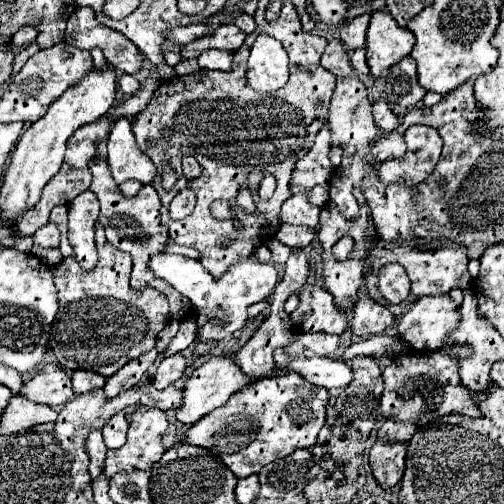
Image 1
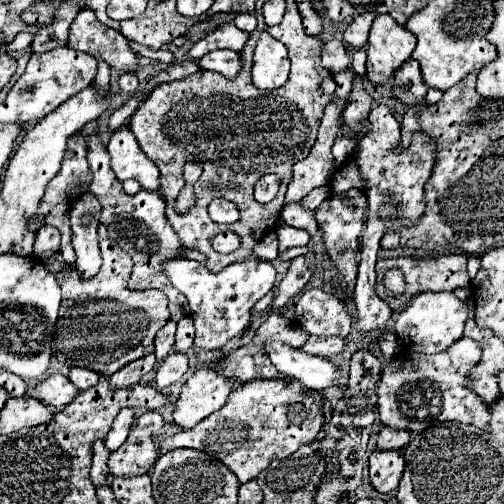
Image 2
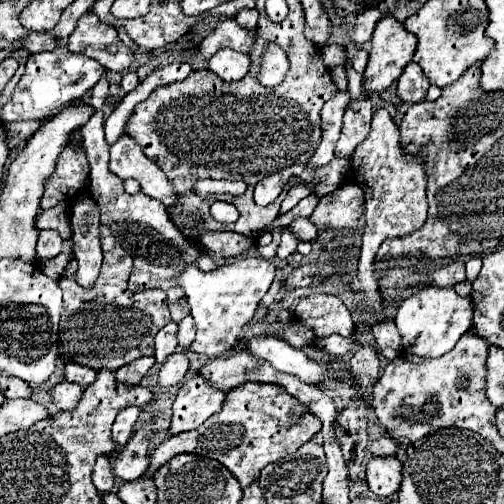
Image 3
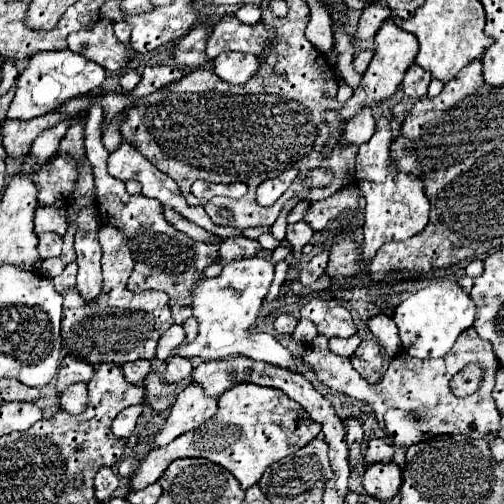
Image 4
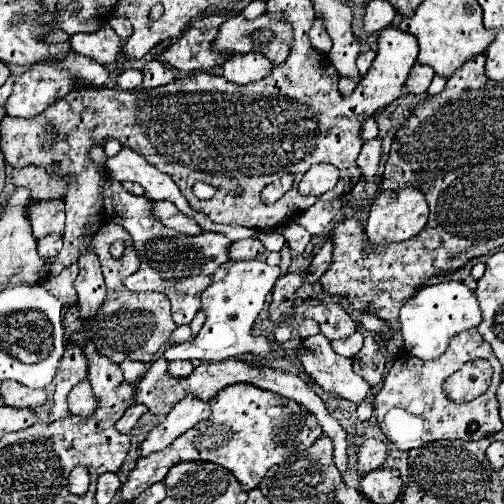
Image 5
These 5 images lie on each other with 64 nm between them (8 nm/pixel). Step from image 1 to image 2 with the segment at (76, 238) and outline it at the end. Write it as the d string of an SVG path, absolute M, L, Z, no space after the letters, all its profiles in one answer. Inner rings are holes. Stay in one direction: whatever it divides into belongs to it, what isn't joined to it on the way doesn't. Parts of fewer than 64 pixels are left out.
M84 192L70 206L72 246L76 250L76 268L80 276L90 278L100 270L102 258L98 250L96 228L100 224L100 202L94 194Z

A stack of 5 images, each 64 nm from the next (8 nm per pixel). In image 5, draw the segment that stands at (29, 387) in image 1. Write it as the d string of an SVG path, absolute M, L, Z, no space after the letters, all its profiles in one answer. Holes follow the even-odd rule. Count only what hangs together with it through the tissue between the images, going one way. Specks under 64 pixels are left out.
M88 380L76 384L68 394L68 408L72 414L90 416L96 410L96 398L92 396L92 388Z

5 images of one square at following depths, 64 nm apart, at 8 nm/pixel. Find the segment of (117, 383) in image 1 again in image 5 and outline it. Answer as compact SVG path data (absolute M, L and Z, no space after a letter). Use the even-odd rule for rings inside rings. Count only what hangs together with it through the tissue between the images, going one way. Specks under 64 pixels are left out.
M122 362L120 364L120 368L122 368L122 372L124 372L124 378L130 382L130 384L136 384L140 378L142 378L142 374L148 370L148 366L144 364L144 362Z

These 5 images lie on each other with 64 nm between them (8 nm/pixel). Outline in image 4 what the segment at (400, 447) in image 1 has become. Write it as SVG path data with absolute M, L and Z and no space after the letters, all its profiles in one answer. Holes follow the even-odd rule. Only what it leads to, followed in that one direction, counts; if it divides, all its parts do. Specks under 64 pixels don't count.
M376 462L368 464L364 474L364 490L378 498L378 500L390 500L398 494L402 484L400 478L400 466L394 462Z

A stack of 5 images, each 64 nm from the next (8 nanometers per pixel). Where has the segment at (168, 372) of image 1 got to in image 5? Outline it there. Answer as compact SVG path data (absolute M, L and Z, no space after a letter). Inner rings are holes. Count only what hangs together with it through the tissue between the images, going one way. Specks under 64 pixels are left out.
M174 360L168 364L168 372L174 378L186 378L186 376L190 376L192 370L194 370L194 366L188 360Z

